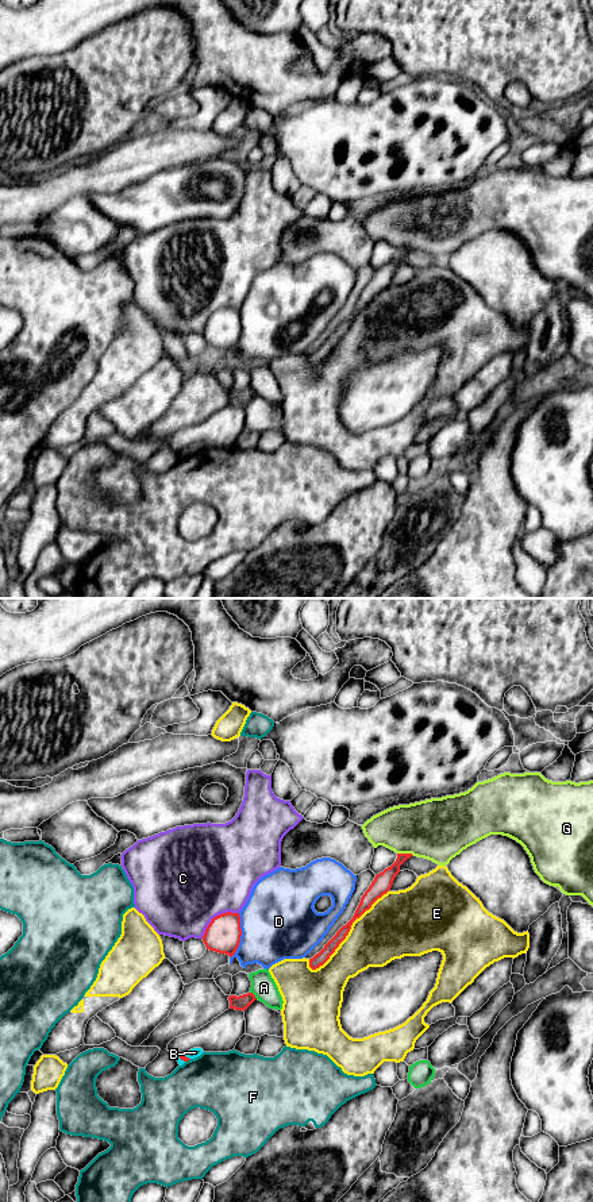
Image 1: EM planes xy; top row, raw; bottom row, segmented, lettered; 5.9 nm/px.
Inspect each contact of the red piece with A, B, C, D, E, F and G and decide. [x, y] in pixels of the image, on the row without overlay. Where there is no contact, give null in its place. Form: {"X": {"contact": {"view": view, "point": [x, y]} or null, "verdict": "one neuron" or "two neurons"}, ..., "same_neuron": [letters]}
{"A": {"contact": {"view": "xy", "point": [254, 390]}, "verdict": "two neurons"}, "B": {"contact": {"view": "xy", "point": [185, 451]}, "verdict": "two neurons"}, "C": {"contact": {"view": "xy", "point": [216, 311]}, "verdict": "two neurons"}, "D": {"contact": {"view": "xy", "point": [241, 330]}, "verdict": "two neurons"}, "E": {"contact": {"view": "xy", "point": [347, 328]}, "verdict": "two neurons"}, "F": {"contact": {"view": "xy", "point": [188, 454]}, "verdict": "two neurons"}, "G": {"contact": {"view": "xy", "point": [405, 249]}, "verdict": "two neurons"}, "same_neuron": []}

